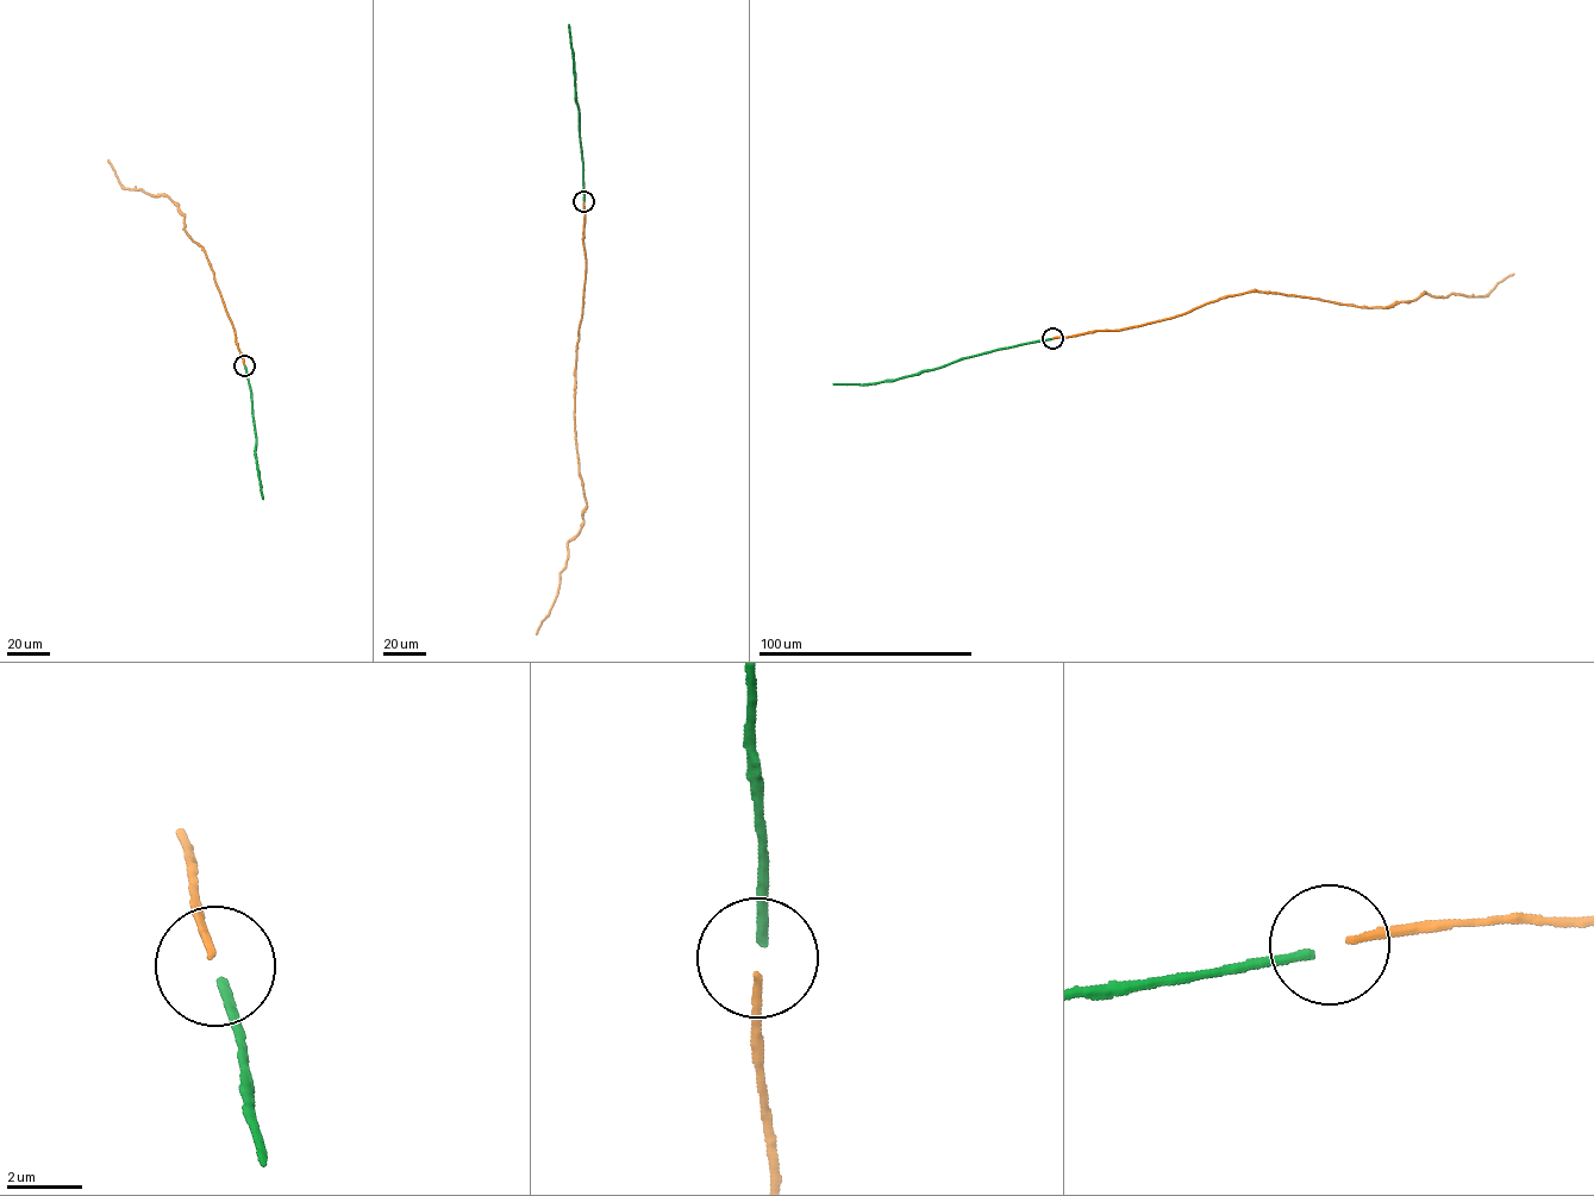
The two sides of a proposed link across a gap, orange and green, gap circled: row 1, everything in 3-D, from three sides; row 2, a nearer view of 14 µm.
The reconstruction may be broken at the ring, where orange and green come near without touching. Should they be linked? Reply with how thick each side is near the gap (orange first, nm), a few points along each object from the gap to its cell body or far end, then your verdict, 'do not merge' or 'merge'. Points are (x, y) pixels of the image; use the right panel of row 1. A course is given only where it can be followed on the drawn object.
200 nm thick on the orange side, 240 nm on the other; orange runs (1054, 338), (1136, 326), (1251, 290), (1383, 308), (1416, 300), (1424, 292), (1445, 296), (1485, 295), (1513, 274); green runs (1051, 338), (962, 358), (894, 380), (833, 383); do not merge

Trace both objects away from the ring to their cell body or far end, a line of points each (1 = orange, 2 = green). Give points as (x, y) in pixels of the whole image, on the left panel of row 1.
1: (244, 365), (212, 270), (201, 246), (185, 230), (185, 217), (177, 204), (141, 188), (124, 188), (107, 160)
2: (244, 367), (263, 499)

